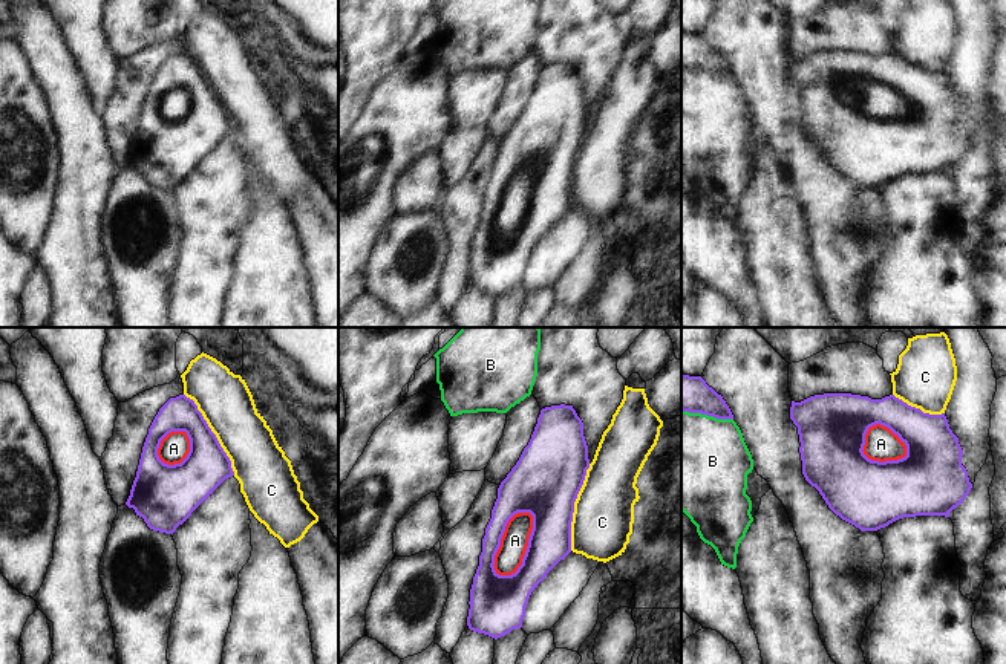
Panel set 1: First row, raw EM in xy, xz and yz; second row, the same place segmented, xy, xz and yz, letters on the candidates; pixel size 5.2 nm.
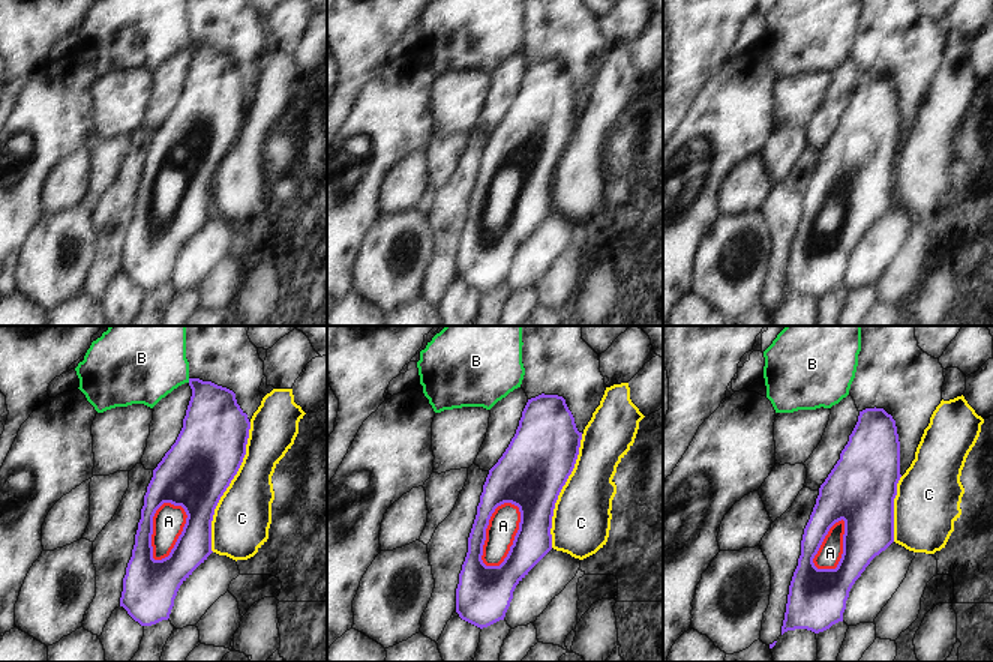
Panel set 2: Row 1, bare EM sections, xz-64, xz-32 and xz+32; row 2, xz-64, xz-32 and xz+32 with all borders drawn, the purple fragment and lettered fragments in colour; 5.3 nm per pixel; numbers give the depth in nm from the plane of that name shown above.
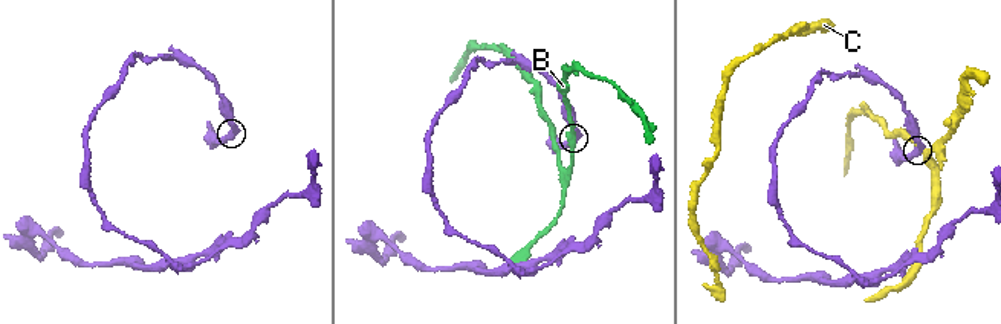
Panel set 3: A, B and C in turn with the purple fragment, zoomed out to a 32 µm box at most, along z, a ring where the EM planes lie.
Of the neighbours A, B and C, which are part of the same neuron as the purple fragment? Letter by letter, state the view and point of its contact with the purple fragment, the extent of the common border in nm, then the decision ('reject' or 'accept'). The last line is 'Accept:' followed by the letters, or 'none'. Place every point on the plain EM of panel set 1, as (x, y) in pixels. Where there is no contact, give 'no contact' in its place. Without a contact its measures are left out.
A: xz (527, 207) | 380 nm | accept
B: yz (708, 72) | 280 nm | reject
C: xz (573, 164) | 460 nm | reject
Accept: A

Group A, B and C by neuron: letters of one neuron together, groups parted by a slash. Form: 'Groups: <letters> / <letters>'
Groups: A / B / C.

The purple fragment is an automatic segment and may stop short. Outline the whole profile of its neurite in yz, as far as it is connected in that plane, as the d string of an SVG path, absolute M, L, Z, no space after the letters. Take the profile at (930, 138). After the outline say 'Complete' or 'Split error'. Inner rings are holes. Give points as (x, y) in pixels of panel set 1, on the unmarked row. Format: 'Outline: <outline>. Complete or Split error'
Outline: M824 50L801 60L792 58L790 76L798 84L805 138L819 148L836 173L861 188L877 188L903 174L949 174L972 145L962 122L963 107L945 70L923 70L894 52L871 57L851 50Z. Split error.

